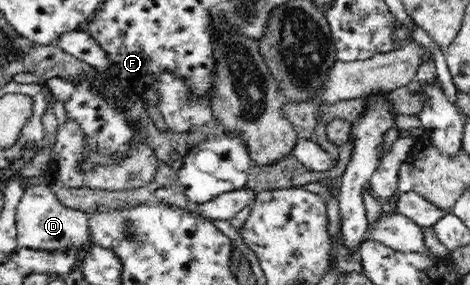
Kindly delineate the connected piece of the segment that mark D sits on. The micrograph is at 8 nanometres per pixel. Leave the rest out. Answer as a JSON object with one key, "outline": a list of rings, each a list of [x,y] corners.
{"outline":[[[28,185],[16,207],[17,244],[20,248],[70,253],[72,247],[84,254],[87,249],[89,223],[86,212],[73,210],[60,203],[50,185]]]}

